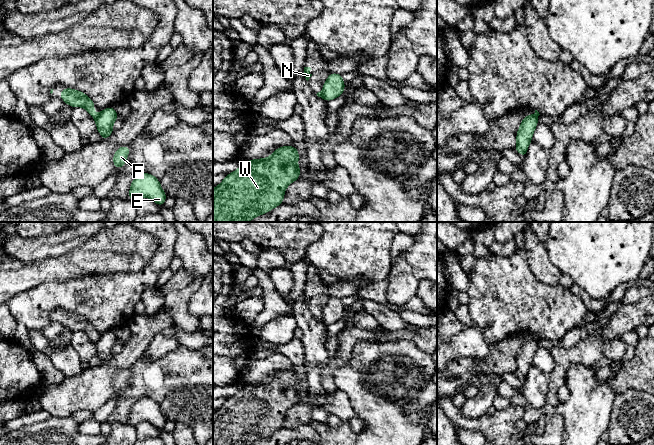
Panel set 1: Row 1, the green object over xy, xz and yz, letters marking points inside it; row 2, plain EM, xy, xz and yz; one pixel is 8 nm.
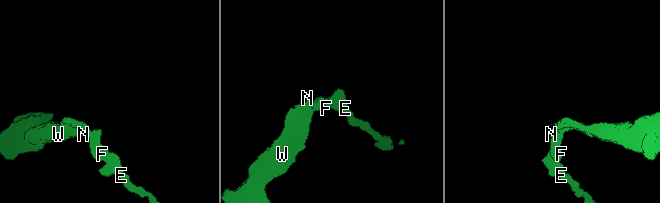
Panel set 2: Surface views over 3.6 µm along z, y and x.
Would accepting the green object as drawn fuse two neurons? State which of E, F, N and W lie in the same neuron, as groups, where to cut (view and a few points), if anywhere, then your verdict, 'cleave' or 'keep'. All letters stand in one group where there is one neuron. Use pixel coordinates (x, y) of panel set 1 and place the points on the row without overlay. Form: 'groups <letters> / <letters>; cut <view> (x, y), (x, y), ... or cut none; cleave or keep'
groups E F / N W; cut xy (100, 338), (96, 344); cleave

